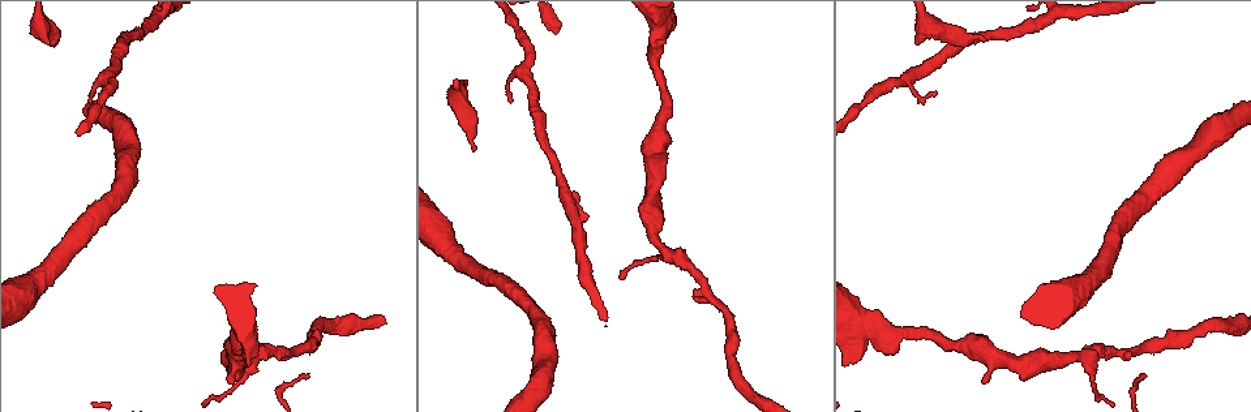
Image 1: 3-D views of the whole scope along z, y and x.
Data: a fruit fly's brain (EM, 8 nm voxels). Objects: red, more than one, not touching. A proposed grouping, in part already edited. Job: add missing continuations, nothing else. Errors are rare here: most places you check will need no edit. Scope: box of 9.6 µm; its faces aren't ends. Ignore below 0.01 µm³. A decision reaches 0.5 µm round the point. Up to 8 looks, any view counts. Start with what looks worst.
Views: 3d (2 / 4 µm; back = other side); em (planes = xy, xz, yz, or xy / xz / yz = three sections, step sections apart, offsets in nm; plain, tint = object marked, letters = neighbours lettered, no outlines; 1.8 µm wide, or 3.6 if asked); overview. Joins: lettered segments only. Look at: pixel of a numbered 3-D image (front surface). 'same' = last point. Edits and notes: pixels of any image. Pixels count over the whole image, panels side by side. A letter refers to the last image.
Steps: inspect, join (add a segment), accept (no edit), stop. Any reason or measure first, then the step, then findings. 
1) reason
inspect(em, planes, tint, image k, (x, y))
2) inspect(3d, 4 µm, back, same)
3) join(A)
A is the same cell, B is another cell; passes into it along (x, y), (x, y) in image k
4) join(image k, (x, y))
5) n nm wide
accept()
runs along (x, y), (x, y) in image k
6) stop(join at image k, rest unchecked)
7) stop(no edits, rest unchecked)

an open end
inspect(3d, 4 µm, image 1, (472, 150))

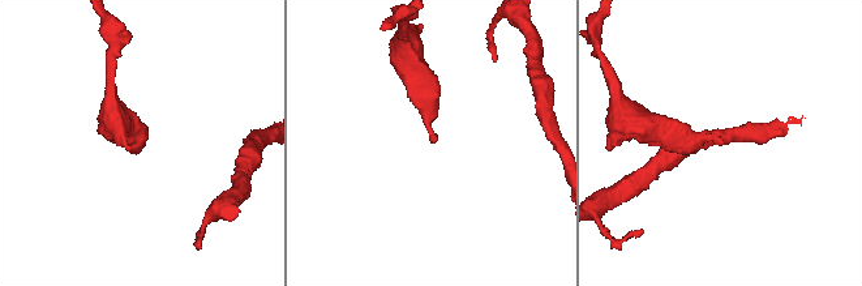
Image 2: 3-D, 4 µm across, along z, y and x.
inspect(em, yz, step 4, tint, image 2, (721, 141))

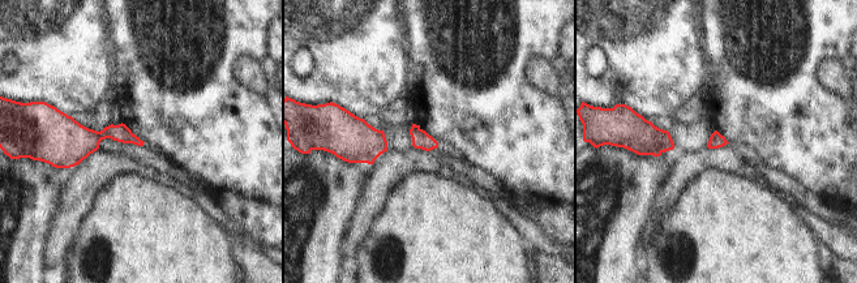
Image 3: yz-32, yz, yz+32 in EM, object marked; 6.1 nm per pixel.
inspect(em, planes, letters, same)

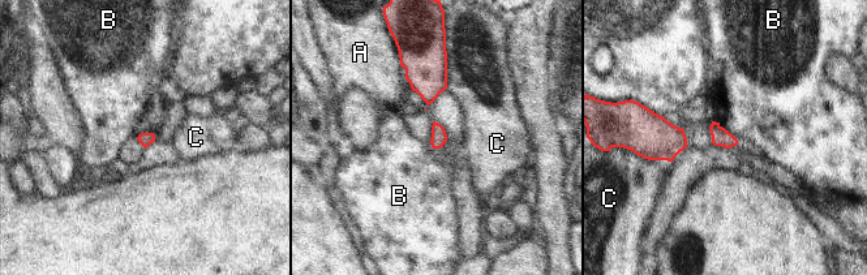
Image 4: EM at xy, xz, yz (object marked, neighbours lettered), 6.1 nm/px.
accept()
A, B and C are other cells; border along (154, 133), (141, 133), (137, 137) in image 4; no lettered segment goes on from it

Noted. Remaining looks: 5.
an open end
inspect(3d, 4 µm, image 1, (934, 92))

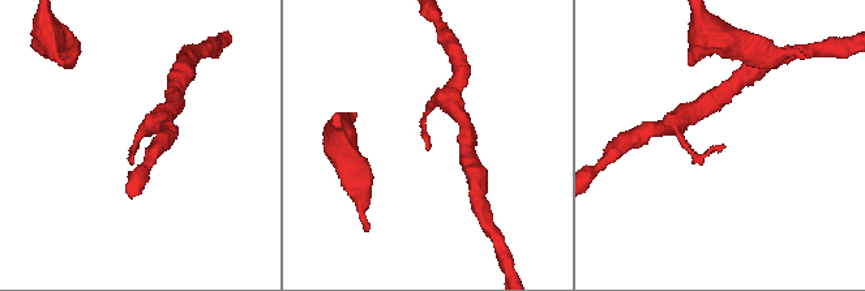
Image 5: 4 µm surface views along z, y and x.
inspect(em, planes, letters, image 5, (427, 150))

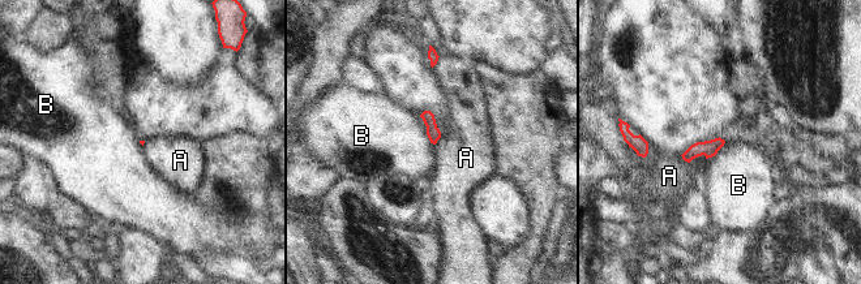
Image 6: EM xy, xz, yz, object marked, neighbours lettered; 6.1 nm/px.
accept()
A and B are other cells; border along (419, 116), (433, 145) in image 6; none of them fits

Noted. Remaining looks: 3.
free end
inspect(3d, 2 µm, image 1, (235, 380))

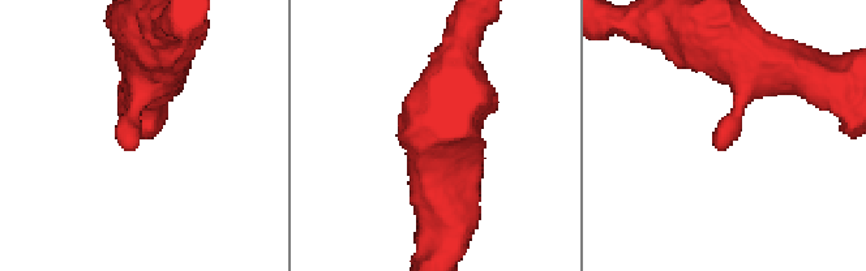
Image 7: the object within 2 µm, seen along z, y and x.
now the EM
inspect(em, xy, step 4, tint, image 7, (714, 145))

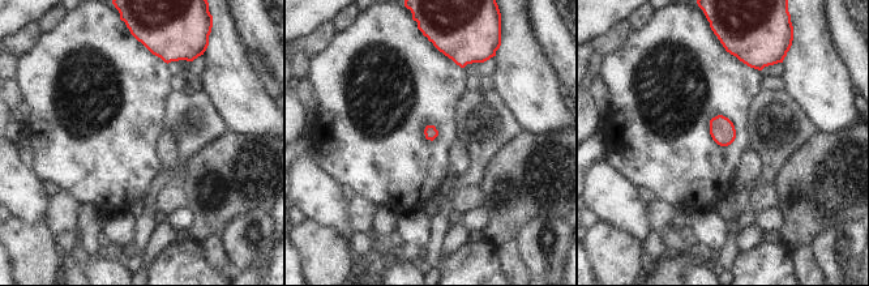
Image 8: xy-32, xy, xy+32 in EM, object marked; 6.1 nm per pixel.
inspect(em, planes, letters, same)

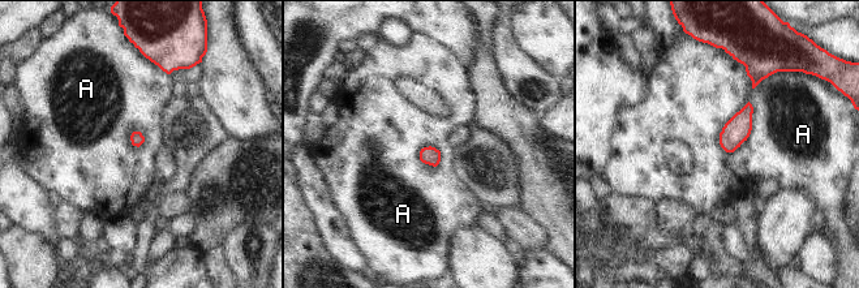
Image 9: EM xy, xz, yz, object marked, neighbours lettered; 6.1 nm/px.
accept()
A is another cell; border along (748, 100), (720, 133), (726, 153) in image 9; no lettered segment goes on from it

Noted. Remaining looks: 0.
stop(no edits, rest unchecked)

